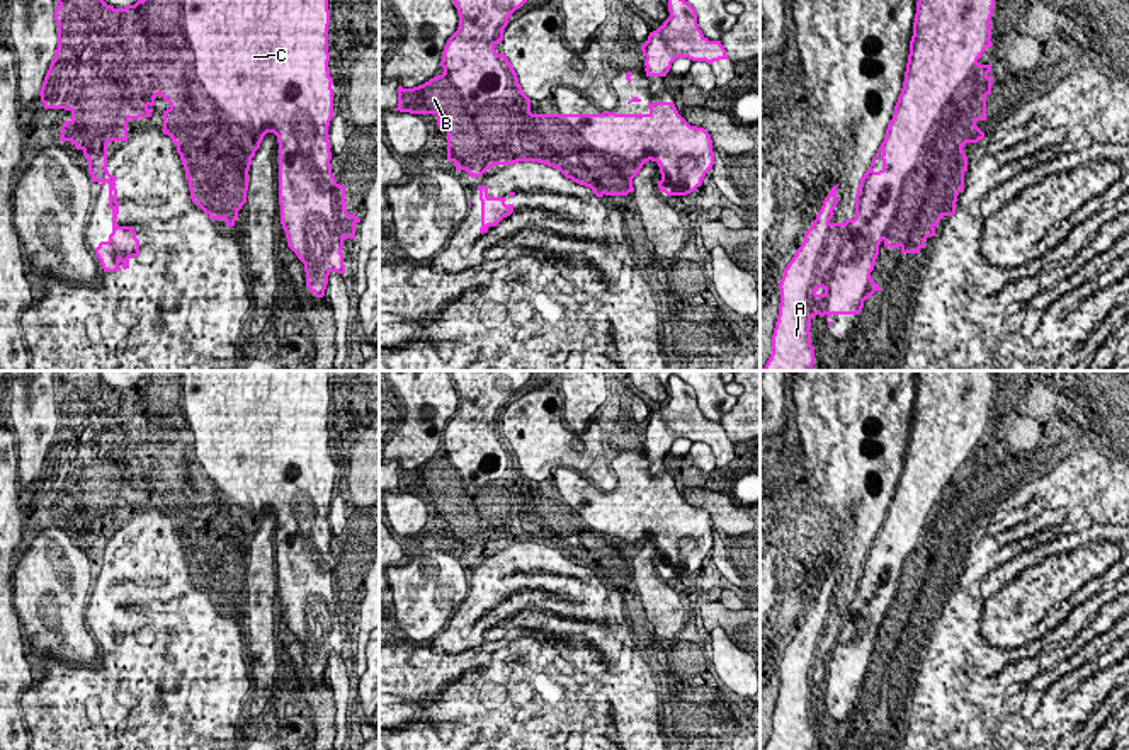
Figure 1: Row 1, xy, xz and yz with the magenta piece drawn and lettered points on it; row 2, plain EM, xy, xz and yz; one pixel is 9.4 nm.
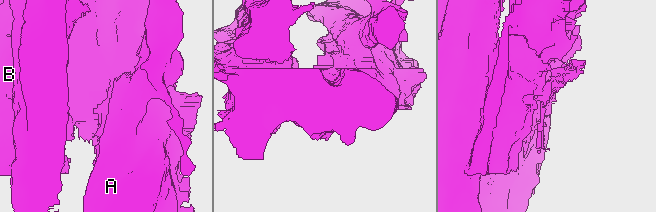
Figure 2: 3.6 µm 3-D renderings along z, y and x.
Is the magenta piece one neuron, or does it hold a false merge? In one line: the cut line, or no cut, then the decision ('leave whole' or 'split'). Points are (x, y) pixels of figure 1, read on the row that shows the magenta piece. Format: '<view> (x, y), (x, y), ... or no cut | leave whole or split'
xy (164, 96), (199, 82), (230, 119), (215, 136), (259, 147) | split

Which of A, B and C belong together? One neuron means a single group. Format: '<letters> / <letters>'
A C / B

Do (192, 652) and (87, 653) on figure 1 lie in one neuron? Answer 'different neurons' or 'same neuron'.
different neurons

